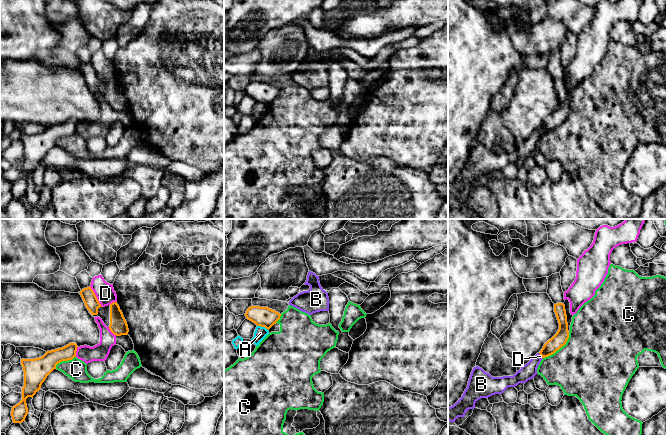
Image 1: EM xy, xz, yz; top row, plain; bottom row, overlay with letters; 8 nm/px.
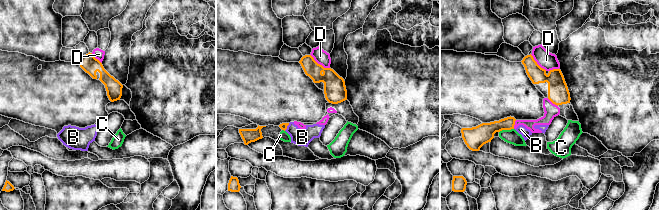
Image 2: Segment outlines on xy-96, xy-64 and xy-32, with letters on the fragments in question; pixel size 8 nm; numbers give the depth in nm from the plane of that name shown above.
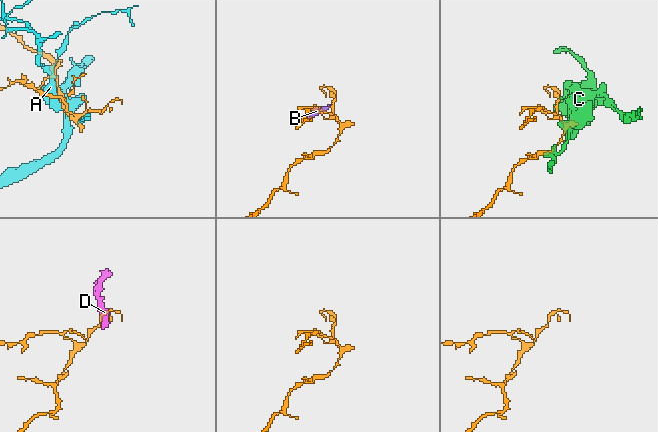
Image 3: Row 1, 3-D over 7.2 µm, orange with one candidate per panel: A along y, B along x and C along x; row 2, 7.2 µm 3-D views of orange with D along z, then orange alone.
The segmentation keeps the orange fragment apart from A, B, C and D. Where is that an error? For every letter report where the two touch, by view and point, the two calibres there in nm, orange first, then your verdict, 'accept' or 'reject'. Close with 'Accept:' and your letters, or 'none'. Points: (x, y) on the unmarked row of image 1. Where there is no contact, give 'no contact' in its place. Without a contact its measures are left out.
A: contact xz (263, 102); calibres 160 and 100 nm; reject
B: contact yz (539, 129); calibres 110 and 120 nm; reject
C: contact yz (559, 124); calibres 110 and 480 nm; reject
D: contact xy (95, 72); calibres 110 and 150 nm; reject
Accept: none

